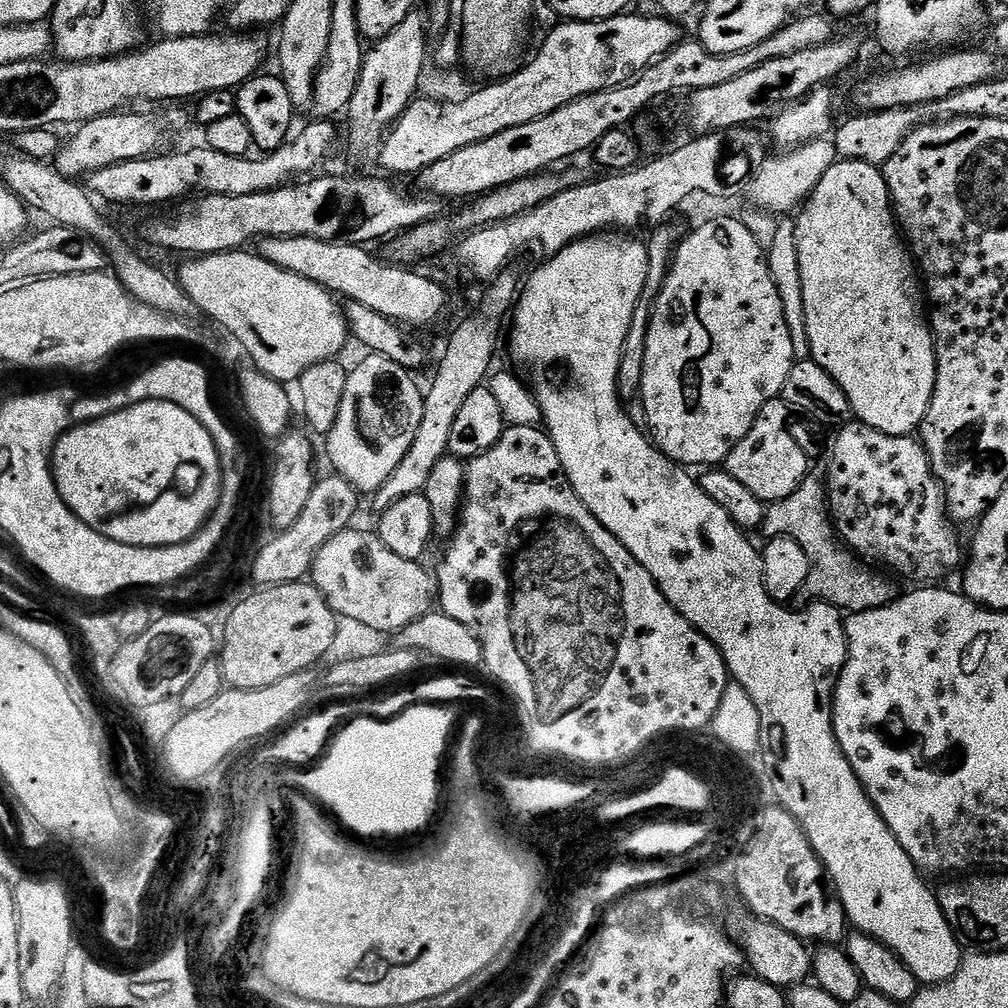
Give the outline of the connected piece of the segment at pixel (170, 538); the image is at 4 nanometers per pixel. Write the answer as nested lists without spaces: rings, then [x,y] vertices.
[[[143,401],[128,409],[110,413],[100,420],[69,427],[52,452],[52,477],[56,480],[62,502],[66,502],[66,506],[70,506],[70,510],[79,520],[86,522],[94,530],[98,530],[98,534],[102,534],[107,540],[135,548],[165,548],[193,540],[206,521],[212,517],[212,511],[220,503],[222,495],[222,469],[220,455],[214,446],[214,438],[208,433],[206,426],[202,426],[202,422],[198,422],[198,418],[194,418],[194,414],[186,414],[186,410],[182,410],[180,404],[162,401]]]

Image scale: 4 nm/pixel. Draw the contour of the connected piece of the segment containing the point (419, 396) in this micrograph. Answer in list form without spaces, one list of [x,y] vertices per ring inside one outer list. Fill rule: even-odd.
[[[375,354],[365,357],[356,369],[349,371],[338,422],[334,422],[326,443],[328,456],[336,467],[335,475],[350,482],[361,494],[375,494],[386,478],[398,470],[398,462],[406,458],[414,434],[422,426],[424,392],[416,385],[417,377],[398,366],[398,362]]]

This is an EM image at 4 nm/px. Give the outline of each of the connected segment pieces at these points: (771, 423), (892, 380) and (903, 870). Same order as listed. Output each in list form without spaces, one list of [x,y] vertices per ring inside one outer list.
[[[777,398],[762,406],[750,434],[746,434],[746,438],[742,438],[742,442],[730,450],[726,461],[726,470],[730,475],[738,478],[738,482],[742,482],[750,494],[765,502],[785,500],[794,494],[794,490],[798,490],[810,471],[803,446],[792,437],[788,429],[788,415],[790,409],[783,399]]]
[[[837,159],[835,164],[822,174],[822,182],[818,182],[808,199],[799,209],[796,221],[796,241],[798,242],[798,274],[802,274],[802,302],[806,306],[806,338],[810,338],[812,359],[842,386],[842,394],[850,398],[852,415],[859,423],[870,426],[882,434],[891,436],[911,436],[926,418],[926,410],[934,394],[936,381],[936,339],[932,336],[932,326],[926,315],[926,296],[922,291],[922,280],[918,275],[911,251],[902,239],[892,210],[892,200],[888,196],[888,187],[884,181],[884,173],[875,164],[858,162],[857,160]]]
[[[593,234],[573,240],[561,252],[549,255],[548,261],[529,280],[527,277],[510,316],[512,356],[518,363],[525,364],[528,368],[552,368],[555,364],[568,364],[568,376],[572,379],[572,384],[566,385],[565,388],[559,388],[556,384],[544,384],[541,388],[535,389],[535,394],[540,407],[543,427],[554,442],[554,450],[558,450],[558,458],[562,462],[562,470],[568,476],[570,486],[574,486],[578,498],[582,498],[582,502],[590,510],[590,514],[594,514],[594,518],[598,518],[598,522],[602,522],[602,526],[606,526],[606,530],[610,530],[610,534],[614,534],[614,538],[618,538],[618,542],[622,542],[622,546],[626,546],[626,550],[630,550],[630,554],[634,554],[637,562],[652,575],[654,582],[670,602],[670,606],[674,606],[674,610],[678,610],[678,614],[682,614],[682,618],[686,618],[686,622],[694,625],[718,649],[728,667],[729,677],[735,683],[740,684],[742,690],[746,690],[746,694],[750,694],[750,698],[754,698],[754,706],[758,706],[758,718],[760,719],[759,751],[764,757],[770,779],[774,782],[774,794],[779,807],[785,808],[804,827],[806,838],[824,864],[827,879],[830,881],[834,892],[834,887],[836,887],[837,893],[835,892],[835,895],[838,897],[840,905],[844,907],[844,914],[848,918],[849,925],[855,931],[863,932],[865,936],[872,936],[878,943],[885,944],[915,974],[921,985],[945,984],[960,969],[962,945],[957,940],[950,922],[946,922],[946,918],[942,914],[942,906],[937,893],[933,889],[932,892],[928,889],[929,881],[914,866],[914,862],[910,862],[910,854],[906,854],[906,850],[902,850],[898,838],[894,838],[890,826],[886,826],[886,822],[878,814],[878,810],[872,804],[872,799],[868,797],[868,793],[860,785],[856,771],[852,769],[850,762],[842,754],[842,750],[838,746],[838,738],[834,734],[832,697],[836,695],[836,681],[840,678],[840,671],[848,660],[848,635],[844,629],[845,617],[839,608],[829,604],[812,602],[804,606],[801,612],[791,612],[788,609],[791,607],[781,606],[777,601],[772,600],[764,585],[764,557],[761,549],[755,548],[744,537],[747,535],[730,518],[730,514],[726,514],[726,510],[722,510],[722,506],[718,506],[718,502],[714,502],[714,498],[710,498],[710,494],[706,494],[700,489],[697,477],[695,475],[692,477],[688,473],[691,471],[685,470],[681,465],[668,459],[644,432],[634,426],[625,412],[625,405],[620,399],[616,385],[618,382],[618,366],[622,362],[622,350],[626,342],[626,334],[630,330],[634,310],[638,306],[640,295],[646,286],[646,274],[648,273],[647,243],[640,241],[639,244],[638,241],[631,240],[628,236],[631,235]]]

